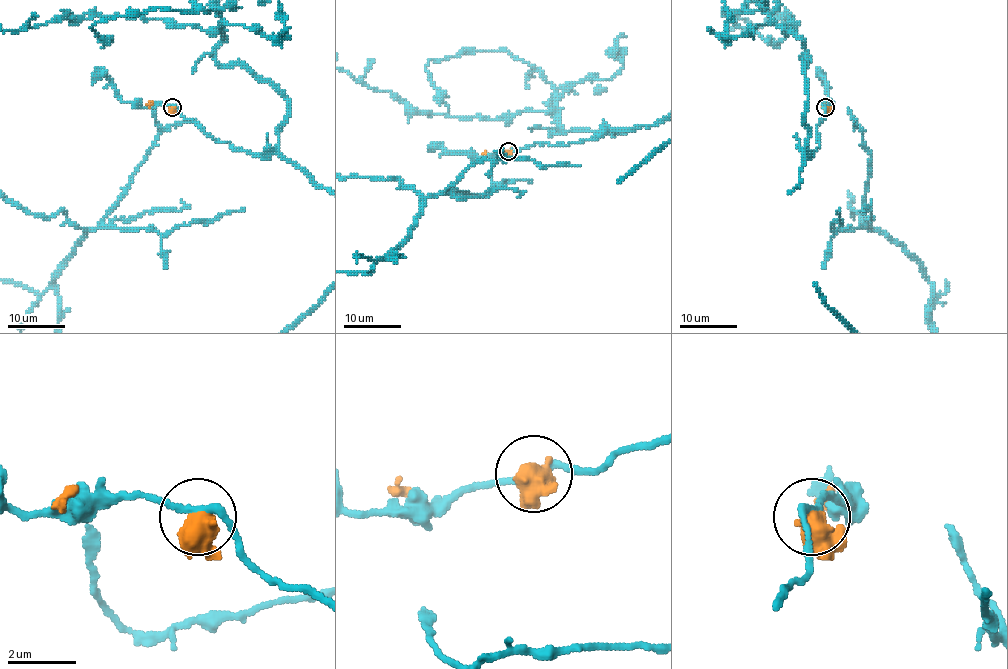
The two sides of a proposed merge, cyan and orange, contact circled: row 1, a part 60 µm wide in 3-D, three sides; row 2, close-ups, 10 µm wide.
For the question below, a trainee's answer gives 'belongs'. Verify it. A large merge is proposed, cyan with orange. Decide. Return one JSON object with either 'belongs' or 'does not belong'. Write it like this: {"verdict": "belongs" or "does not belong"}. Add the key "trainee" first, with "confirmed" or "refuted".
{"trainee": "confirmed", "verdict": "belongs"}

